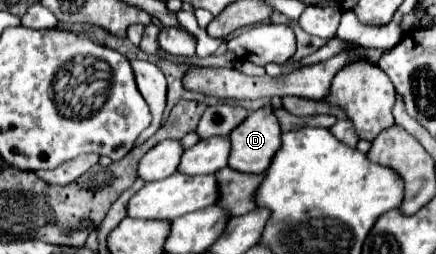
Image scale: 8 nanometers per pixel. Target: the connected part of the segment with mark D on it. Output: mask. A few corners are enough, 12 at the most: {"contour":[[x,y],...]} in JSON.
{"contour":[[272,107],[230,135],[228,167],[262,175],[280,147]]}

